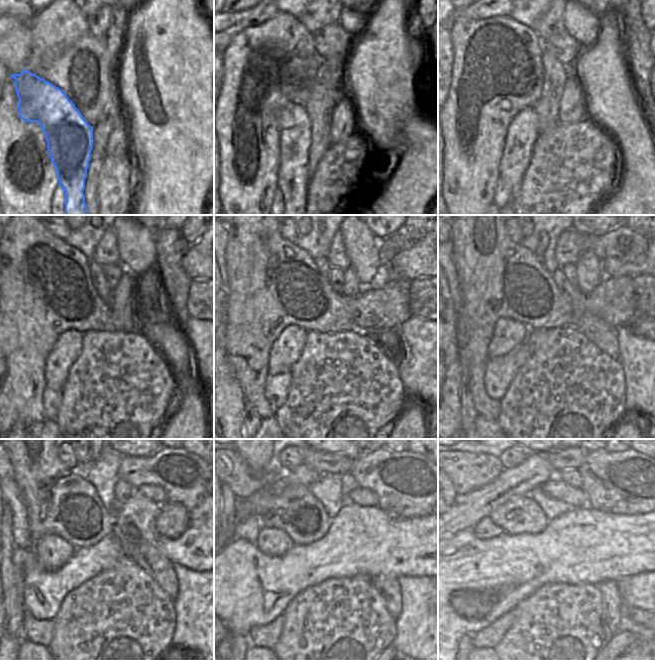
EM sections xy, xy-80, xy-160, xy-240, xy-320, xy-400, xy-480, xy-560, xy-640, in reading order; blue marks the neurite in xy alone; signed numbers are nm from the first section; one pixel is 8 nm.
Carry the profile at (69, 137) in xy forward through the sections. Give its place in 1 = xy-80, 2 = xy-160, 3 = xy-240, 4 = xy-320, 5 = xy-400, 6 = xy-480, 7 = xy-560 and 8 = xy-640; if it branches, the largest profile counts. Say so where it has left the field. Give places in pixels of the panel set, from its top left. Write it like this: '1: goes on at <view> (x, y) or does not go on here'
1: goes on at xy-80 (294, 126)
2: goes on at xy-160 (523, 130)
3: goes on at xy-240 (67, 348)
4: goes on at xy-320 (286, 350)
5: goes on at xy-400 (507, 334)
6: goes on at xy-480 (53, 552)
7: goes on at xy-560 (271, 541)
8: goes on at xy-640 (485, 529)

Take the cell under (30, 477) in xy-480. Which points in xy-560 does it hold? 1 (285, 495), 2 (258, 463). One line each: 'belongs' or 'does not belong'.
1: belongs
2: belongs

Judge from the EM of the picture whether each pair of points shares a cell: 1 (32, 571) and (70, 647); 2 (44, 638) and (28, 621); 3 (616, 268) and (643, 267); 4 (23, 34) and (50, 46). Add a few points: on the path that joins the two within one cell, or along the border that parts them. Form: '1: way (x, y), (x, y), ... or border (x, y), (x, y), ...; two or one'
1: border (65, 595), (57, 614), (52, 619); two
2: way (40, 634), (31, 625); one
3: way (623, 268), (636, 268); one
4: border (24, 23), (30, 31), (30, 54), (27, 60); two

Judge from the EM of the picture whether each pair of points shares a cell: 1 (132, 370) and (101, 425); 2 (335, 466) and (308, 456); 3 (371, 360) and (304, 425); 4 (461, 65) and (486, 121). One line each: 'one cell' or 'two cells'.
1: one cell
2: one cell
3: one cell
4: one cell

